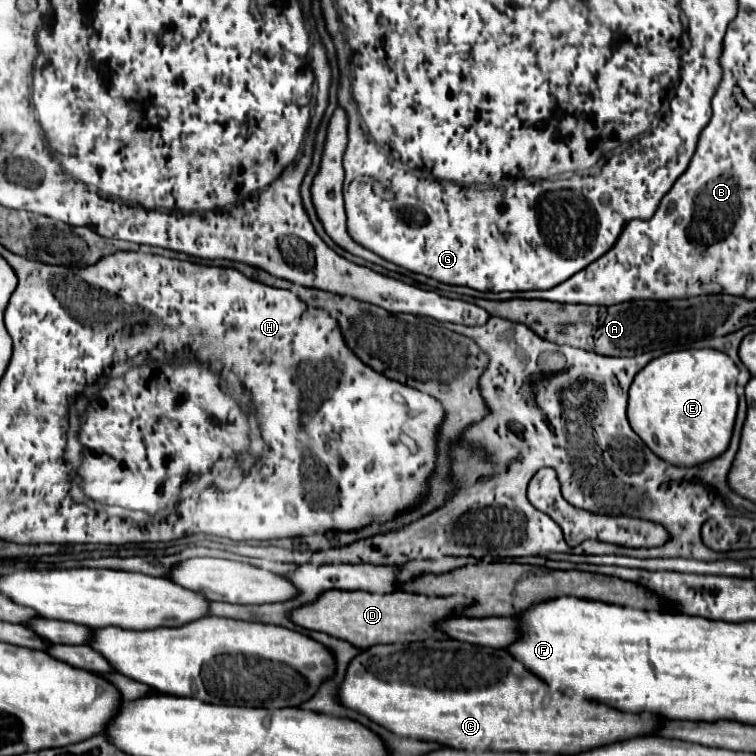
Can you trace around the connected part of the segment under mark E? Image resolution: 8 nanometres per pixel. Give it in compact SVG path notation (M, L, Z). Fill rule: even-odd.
M685 349L653 359L629 389L627 419L643 443L663 461L693 467L727 451L737 415L739 369L721 351Z

